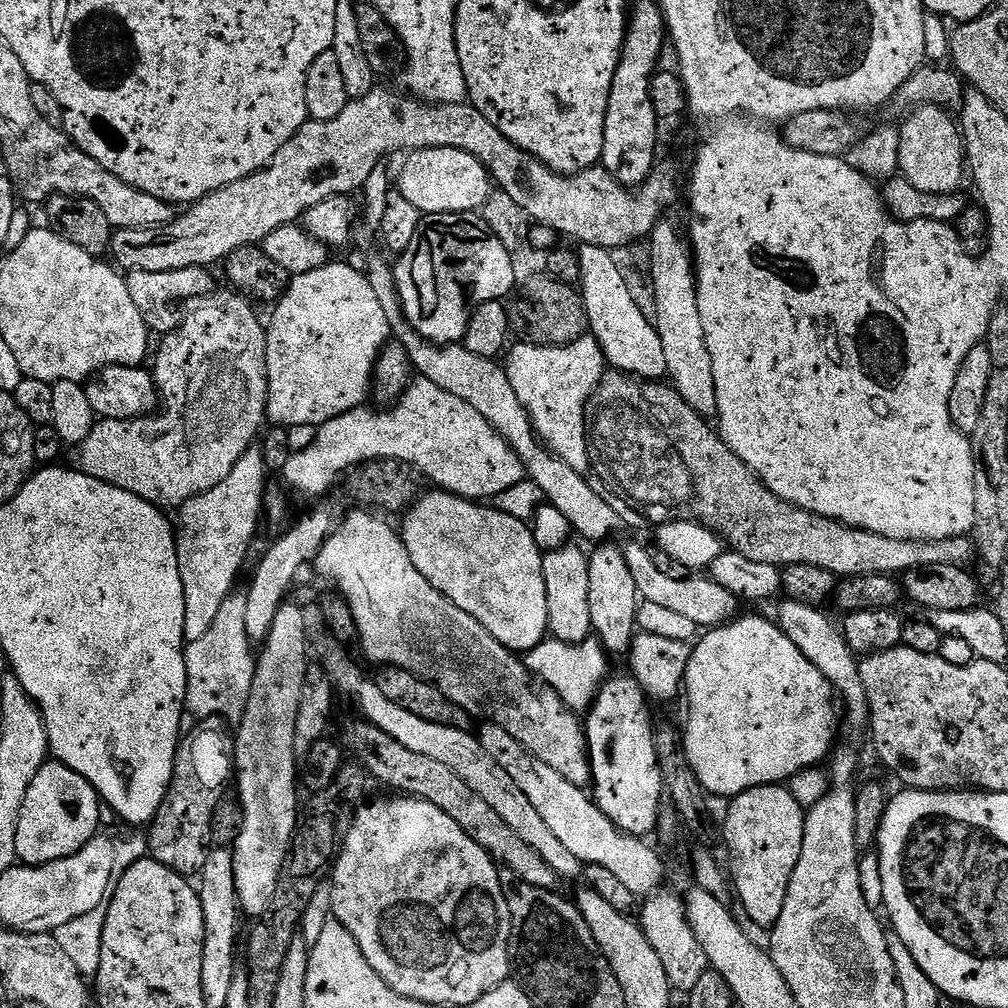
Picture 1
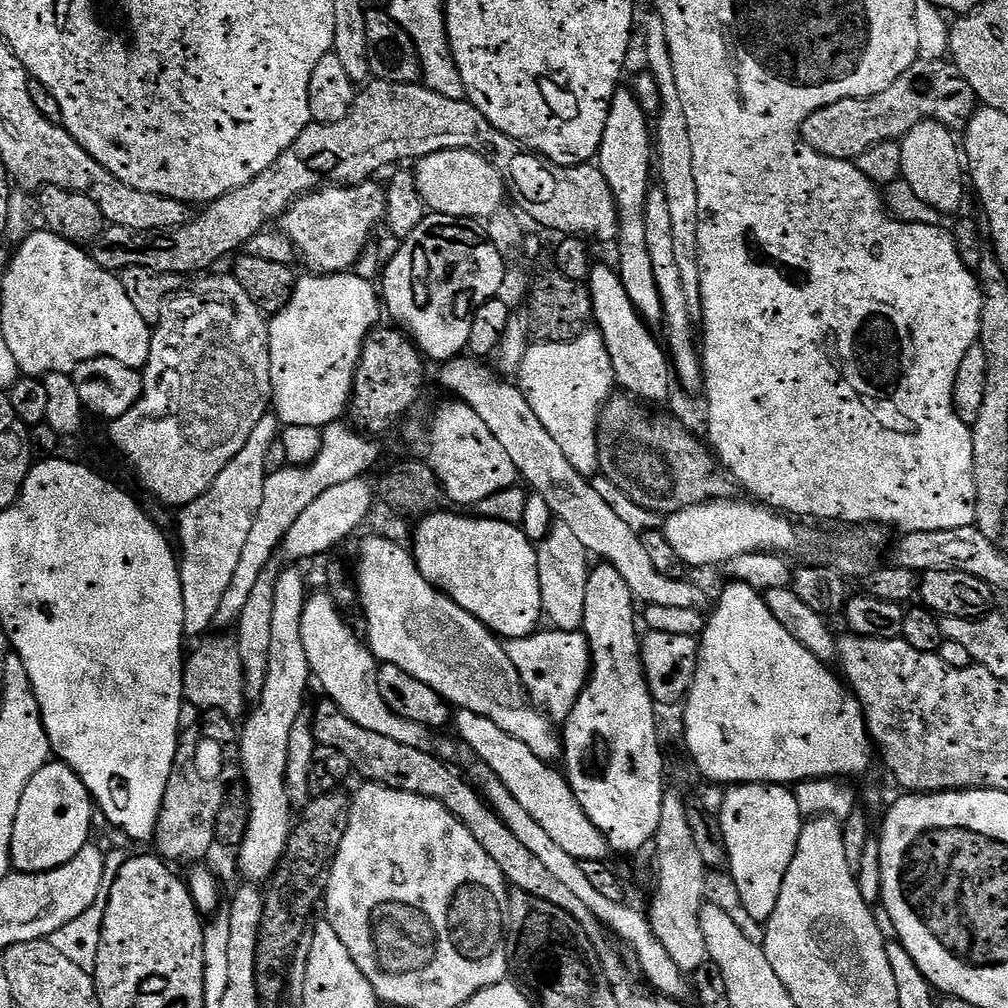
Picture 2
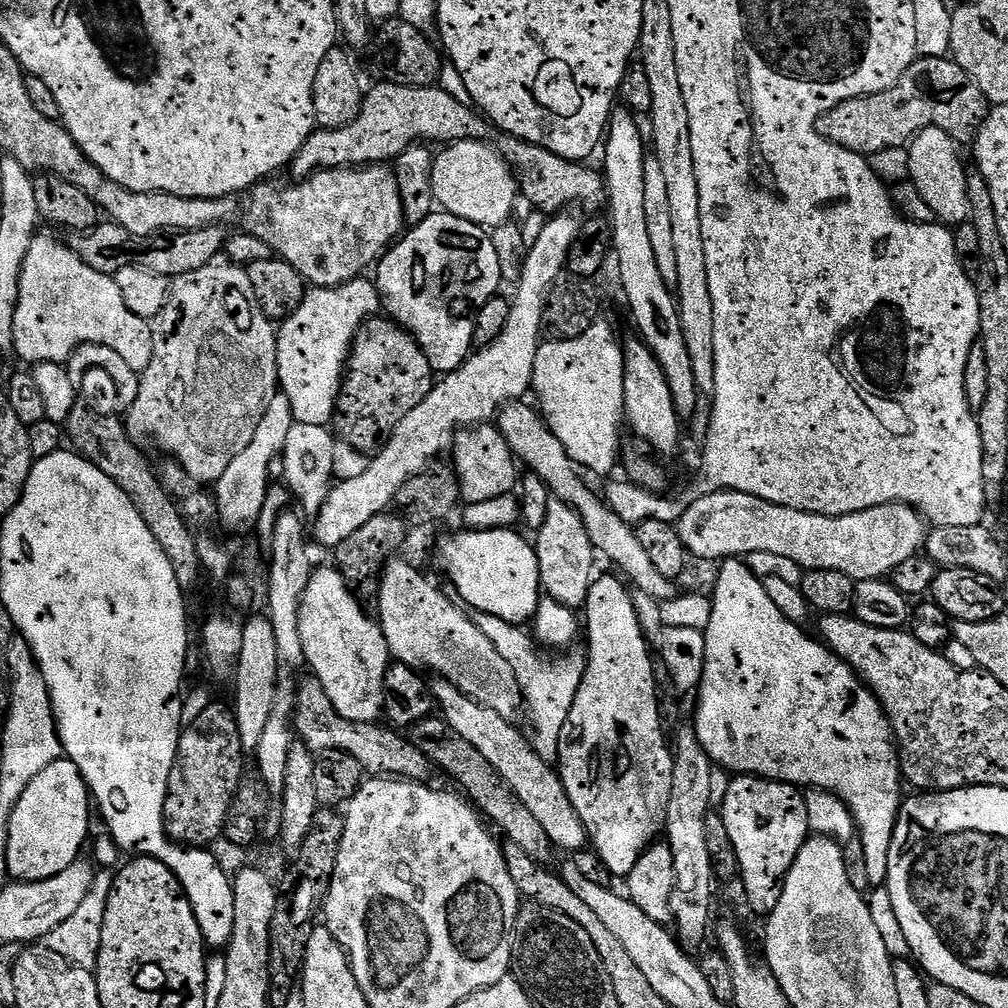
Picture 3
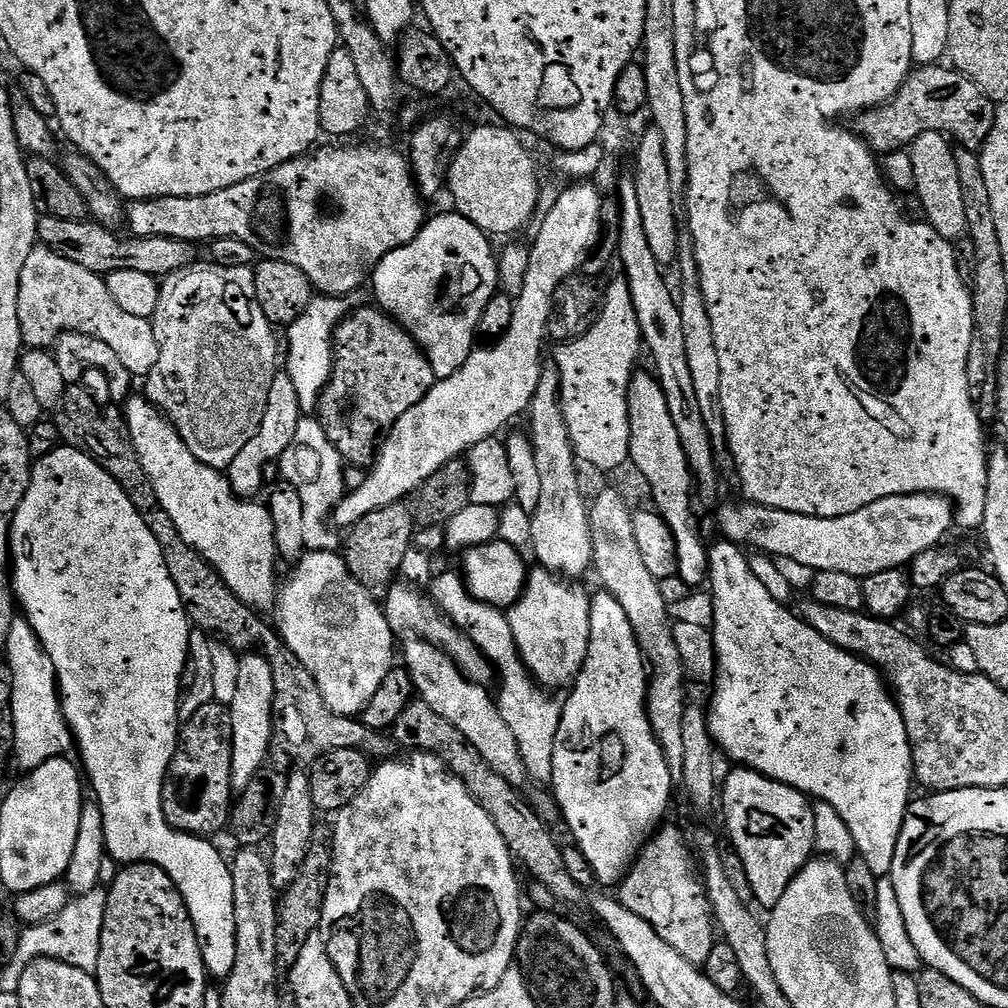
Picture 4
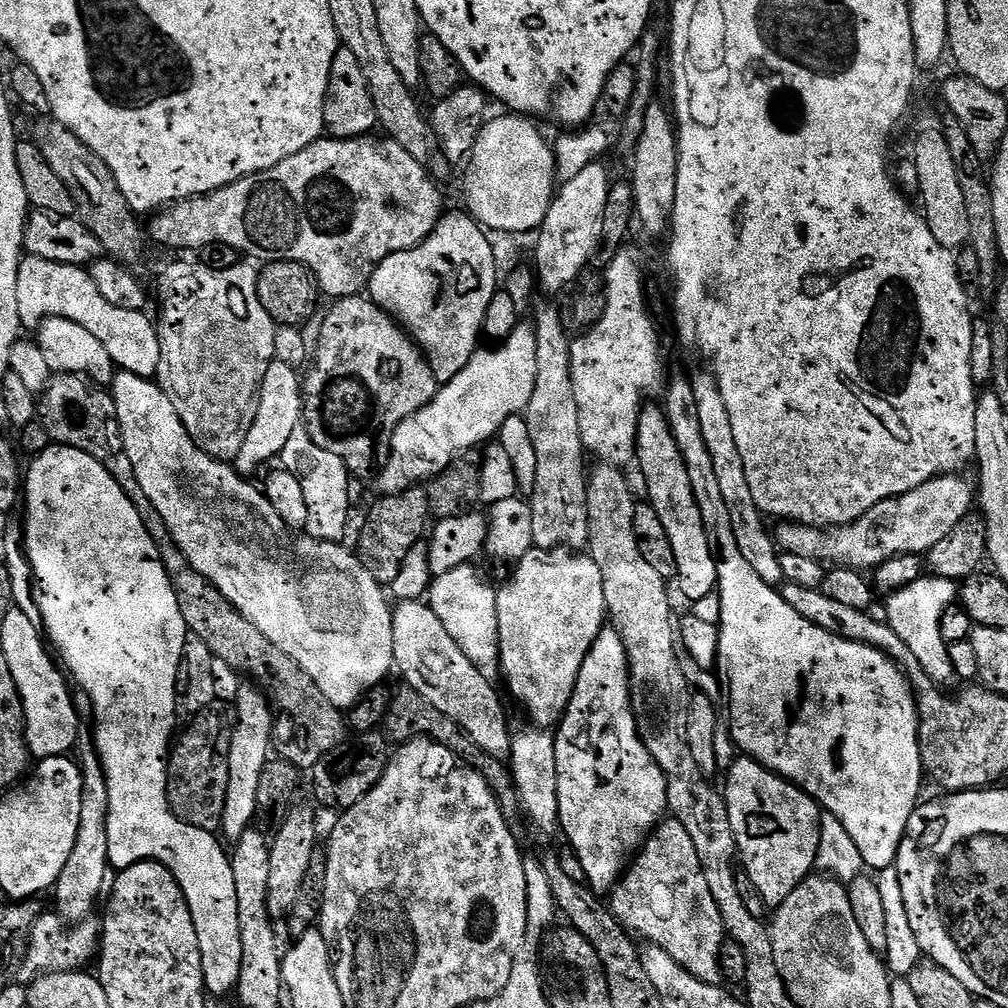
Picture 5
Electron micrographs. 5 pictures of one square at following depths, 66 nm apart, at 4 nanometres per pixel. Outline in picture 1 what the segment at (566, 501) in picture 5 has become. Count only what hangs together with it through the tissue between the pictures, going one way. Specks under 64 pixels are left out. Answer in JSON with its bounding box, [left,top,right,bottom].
[542,542,593,644]

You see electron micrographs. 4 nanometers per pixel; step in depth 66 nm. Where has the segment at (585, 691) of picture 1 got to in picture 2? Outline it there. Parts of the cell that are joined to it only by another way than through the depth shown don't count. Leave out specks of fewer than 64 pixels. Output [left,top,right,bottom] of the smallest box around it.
[503,630,592,722]

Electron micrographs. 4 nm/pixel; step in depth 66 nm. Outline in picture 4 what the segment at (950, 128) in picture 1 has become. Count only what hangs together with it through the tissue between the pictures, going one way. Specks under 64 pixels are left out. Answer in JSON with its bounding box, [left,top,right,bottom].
[910,132,968,242]

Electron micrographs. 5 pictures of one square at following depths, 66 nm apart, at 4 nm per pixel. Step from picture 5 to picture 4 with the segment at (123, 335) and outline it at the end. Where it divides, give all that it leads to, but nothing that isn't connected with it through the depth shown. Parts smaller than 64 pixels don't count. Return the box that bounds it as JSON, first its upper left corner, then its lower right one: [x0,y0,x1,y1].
[18,246,160,377]

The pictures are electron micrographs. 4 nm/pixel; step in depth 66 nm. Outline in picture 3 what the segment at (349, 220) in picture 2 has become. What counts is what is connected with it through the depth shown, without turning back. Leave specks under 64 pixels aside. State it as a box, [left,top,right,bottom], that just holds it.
[240,164,406,288]

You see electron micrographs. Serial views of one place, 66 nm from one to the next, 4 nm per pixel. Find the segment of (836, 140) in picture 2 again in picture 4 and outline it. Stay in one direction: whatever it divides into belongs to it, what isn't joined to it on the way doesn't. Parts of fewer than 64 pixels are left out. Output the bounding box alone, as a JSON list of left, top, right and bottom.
[854,66,996,154]

